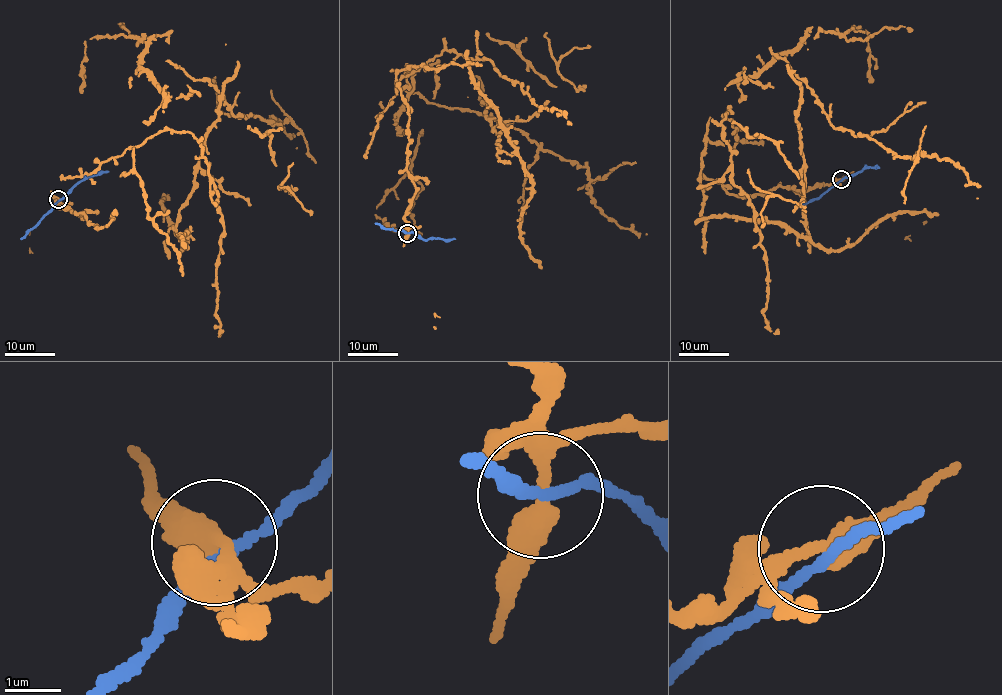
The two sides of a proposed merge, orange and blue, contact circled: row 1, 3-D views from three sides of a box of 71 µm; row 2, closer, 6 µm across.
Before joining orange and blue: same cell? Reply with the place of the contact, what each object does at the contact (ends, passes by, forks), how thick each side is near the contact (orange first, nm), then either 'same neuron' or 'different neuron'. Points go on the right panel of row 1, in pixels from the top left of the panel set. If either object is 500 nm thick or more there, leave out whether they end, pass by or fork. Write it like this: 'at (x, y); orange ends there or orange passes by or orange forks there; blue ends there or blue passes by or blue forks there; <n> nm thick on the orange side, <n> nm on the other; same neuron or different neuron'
at (841, 179); orange passes by; blue passes by; 400 nm thick on the orange side, 150 nm on the other; different neuron

